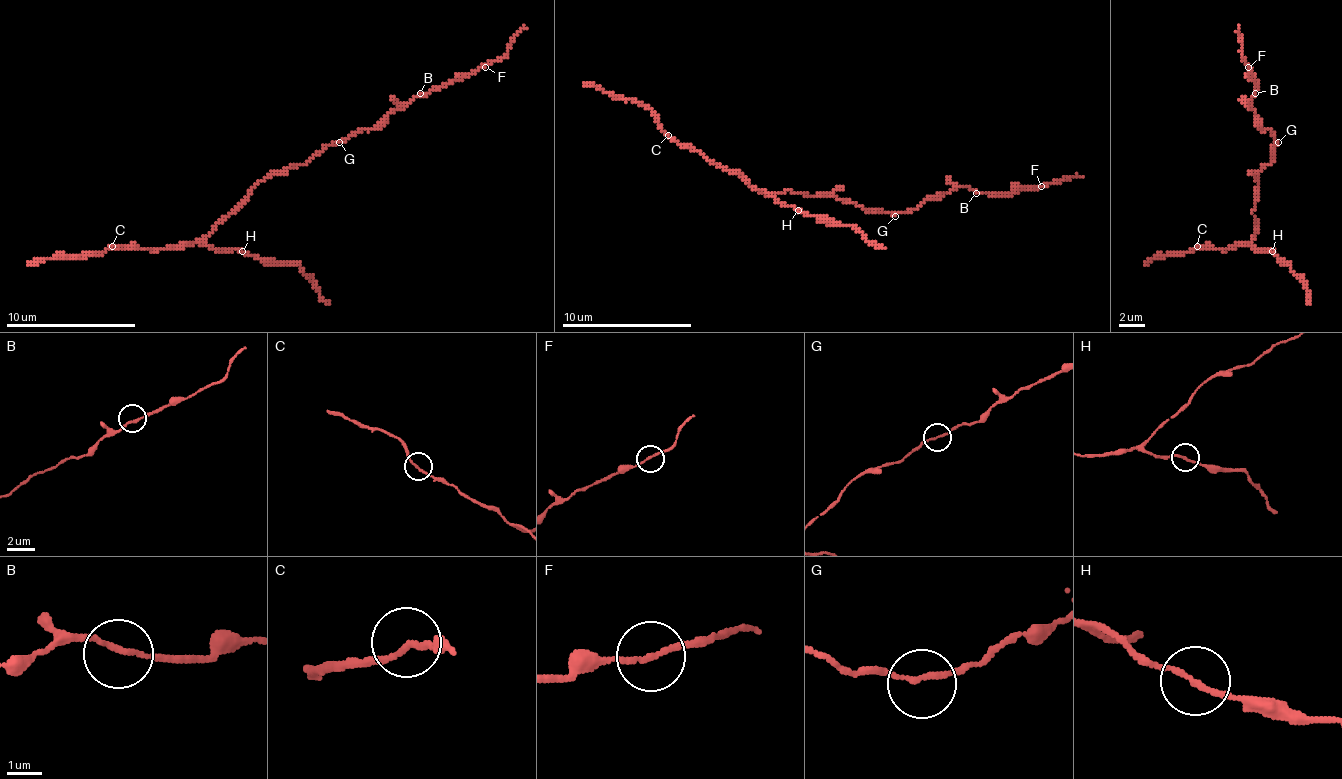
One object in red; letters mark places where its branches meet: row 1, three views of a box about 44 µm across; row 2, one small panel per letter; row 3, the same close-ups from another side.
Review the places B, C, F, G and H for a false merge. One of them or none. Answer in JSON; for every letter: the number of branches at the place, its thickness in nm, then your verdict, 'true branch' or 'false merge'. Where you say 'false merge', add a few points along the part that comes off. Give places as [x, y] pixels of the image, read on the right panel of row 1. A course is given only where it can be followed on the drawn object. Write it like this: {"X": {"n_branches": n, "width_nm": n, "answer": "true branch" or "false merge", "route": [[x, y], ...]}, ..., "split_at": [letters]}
{"B": {"n_branches": 2, "width_nm": 140, "answer": "true branch"}, "C": {"n_branches": 2, "width_nm": 160, "answer": "true branch"}, "F": {"n_branches": 2, "width_nm": 140, "answer": "true branch"}, "G": {"n_branches": 2, "width_nm": 140, "answer": "true branch"}, "H": {"n_branches": 2, "width_nm": 160, "answer": "true branch"}, "split_at": []}

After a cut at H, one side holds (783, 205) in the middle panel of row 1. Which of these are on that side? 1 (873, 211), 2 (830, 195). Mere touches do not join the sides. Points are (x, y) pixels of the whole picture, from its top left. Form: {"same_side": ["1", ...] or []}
{"same_side": ["1", "2"]}

